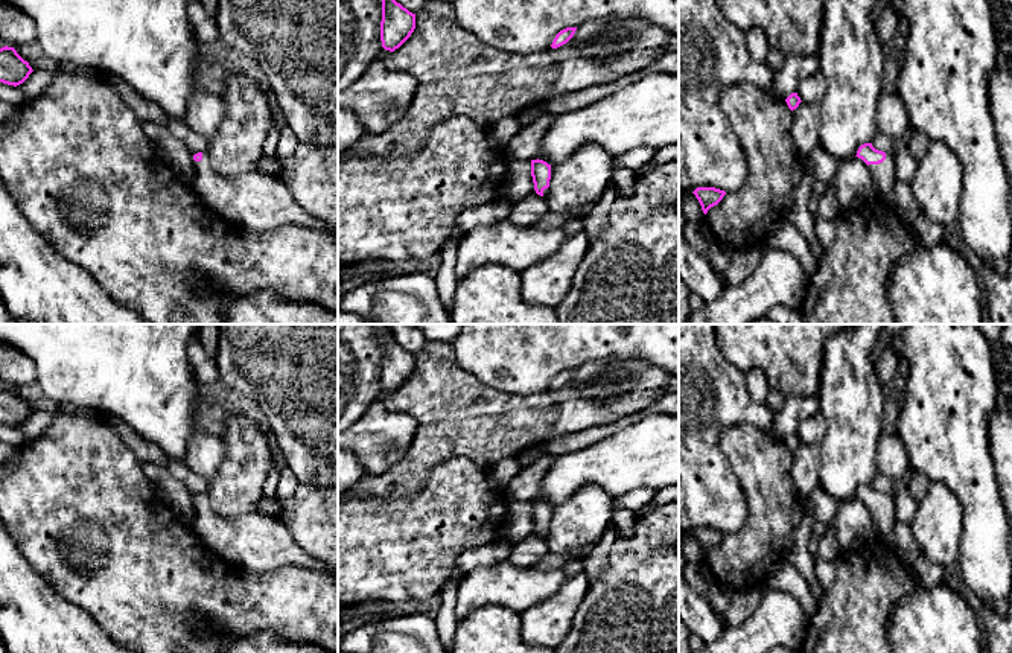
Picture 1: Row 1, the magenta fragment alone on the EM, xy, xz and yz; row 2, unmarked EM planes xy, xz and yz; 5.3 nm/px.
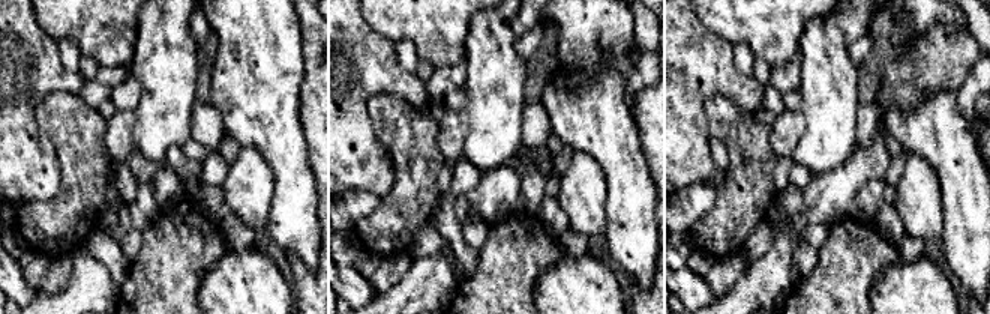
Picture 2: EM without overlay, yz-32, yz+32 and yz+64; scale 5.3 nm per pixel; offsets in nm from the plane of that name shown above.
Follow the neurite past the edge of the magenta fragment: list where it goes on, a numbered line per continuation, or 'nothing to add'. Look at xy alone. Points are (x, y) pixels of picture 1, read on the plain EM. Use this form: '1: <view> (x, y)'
1: xy (257, 542)

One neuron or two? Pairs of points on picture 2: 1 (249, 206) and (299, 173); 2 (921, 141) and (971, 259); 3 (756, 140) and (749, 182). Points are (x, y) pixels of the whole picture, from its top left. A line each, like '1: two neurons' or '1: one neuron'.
1: two neurons
2: one neuron
3: one neuron

